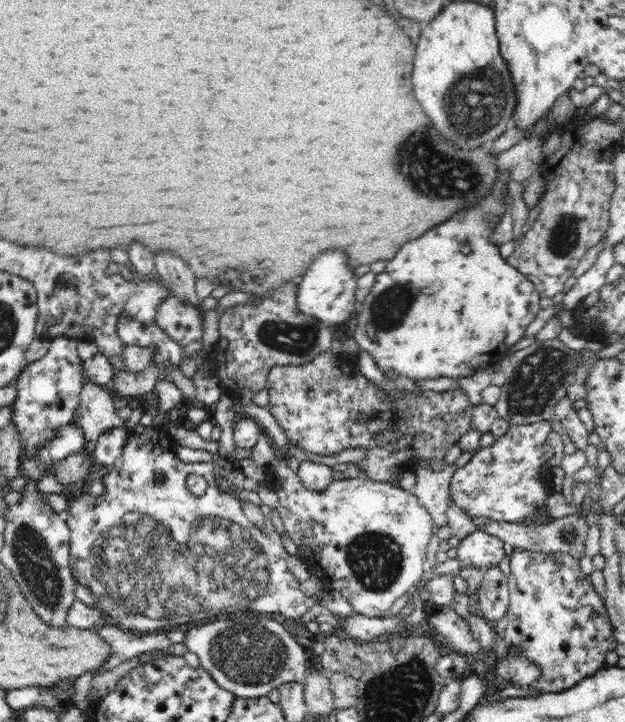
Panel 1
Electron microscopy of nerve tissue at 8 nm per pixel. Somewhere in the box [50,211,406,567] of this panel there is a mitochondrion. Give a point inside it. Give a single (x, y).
(287, 337)

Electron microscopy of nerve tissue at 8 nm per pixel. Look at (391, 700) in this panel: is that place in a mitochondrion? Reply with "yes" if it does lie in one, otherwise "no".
yes

